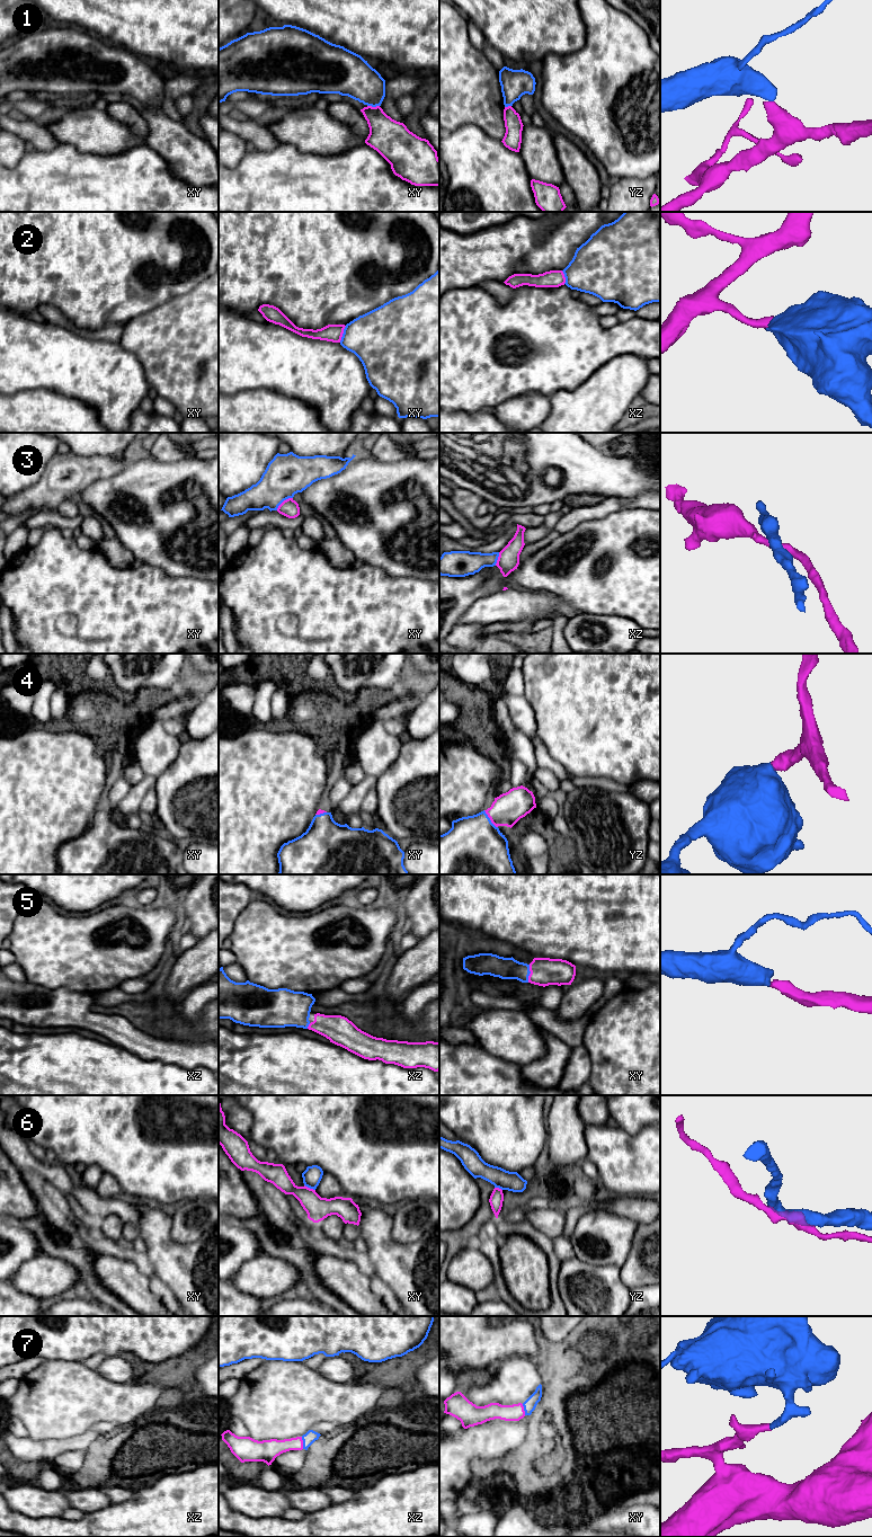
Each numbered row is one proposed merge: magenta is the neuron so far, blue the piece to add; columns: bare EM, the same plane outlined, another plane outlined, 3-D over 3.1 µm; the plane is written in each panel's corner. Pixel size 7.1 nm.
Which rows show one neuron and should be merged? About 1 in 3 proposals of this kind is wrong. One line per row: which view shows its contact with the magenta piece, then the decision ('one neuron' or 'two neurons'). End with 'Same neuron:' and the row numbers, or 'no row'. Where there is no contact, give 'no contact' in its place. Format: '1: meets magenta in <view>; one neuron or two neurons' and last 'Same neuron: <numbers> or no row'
1: meets magenta in xy; two neurons
2: meets magenta in xy; two neurons
3: meets magenta in xy; two neurons
4: meets magenta in yz; one neuron
5: meets magenta in xy; one neuron
6: meets magenta in xy; two neurons
7: meets magenta in xz; one neuron
Same neuron: 4, 5, 7

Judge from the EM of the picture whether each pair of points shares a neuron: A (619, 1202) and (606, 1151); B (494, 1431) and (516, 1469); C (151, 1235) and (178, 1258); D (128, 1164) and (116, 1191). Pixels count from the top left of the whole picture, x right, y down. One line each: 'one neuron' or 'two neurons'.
A: two neurons
B: two neurons
C: one neuron
D: two neurons

